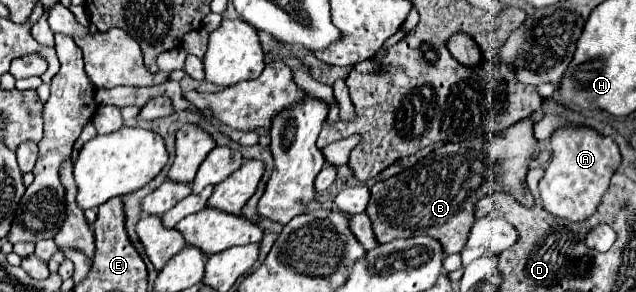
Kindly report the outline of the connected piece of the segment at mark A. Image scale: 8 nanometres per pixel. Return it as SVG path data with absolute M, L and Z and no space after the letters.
M584 126L556 130L552 134L552 160L538 184L544 210L564 220L582 222L590 218L596 212L602 194L608 190L610 178L620 162L620 148L612 138L604 138L596 130Z

